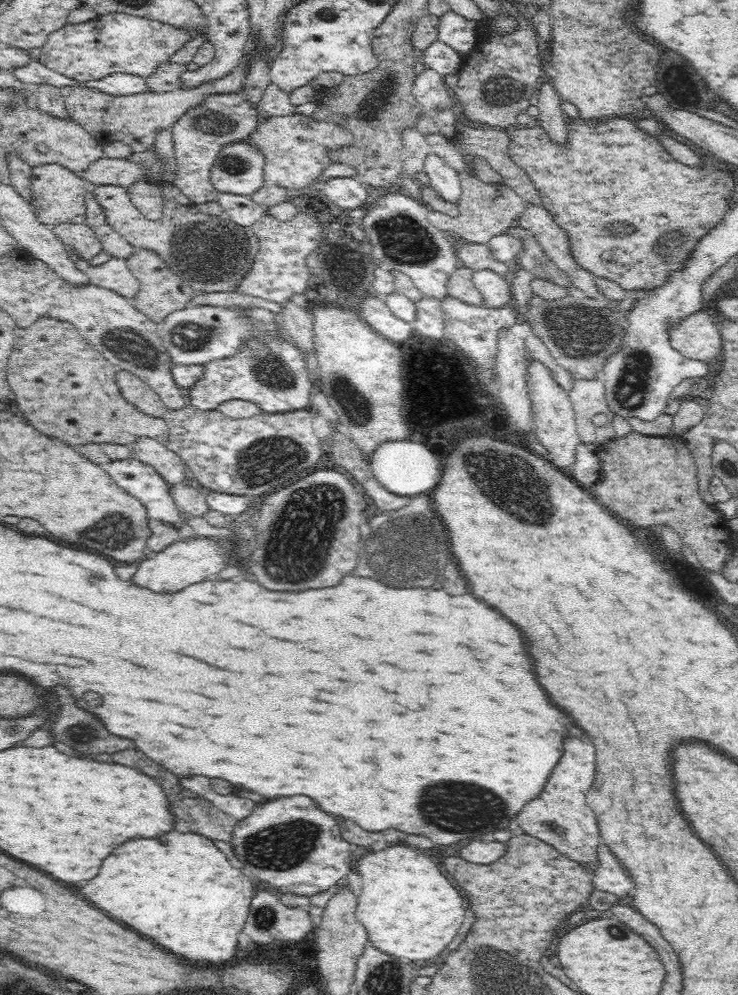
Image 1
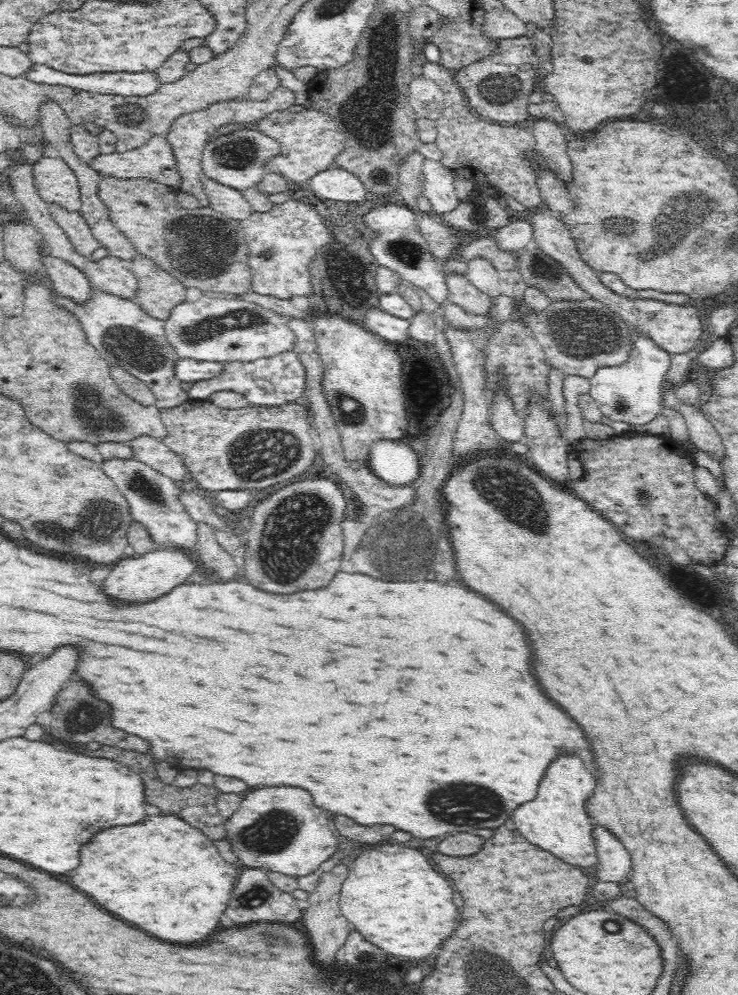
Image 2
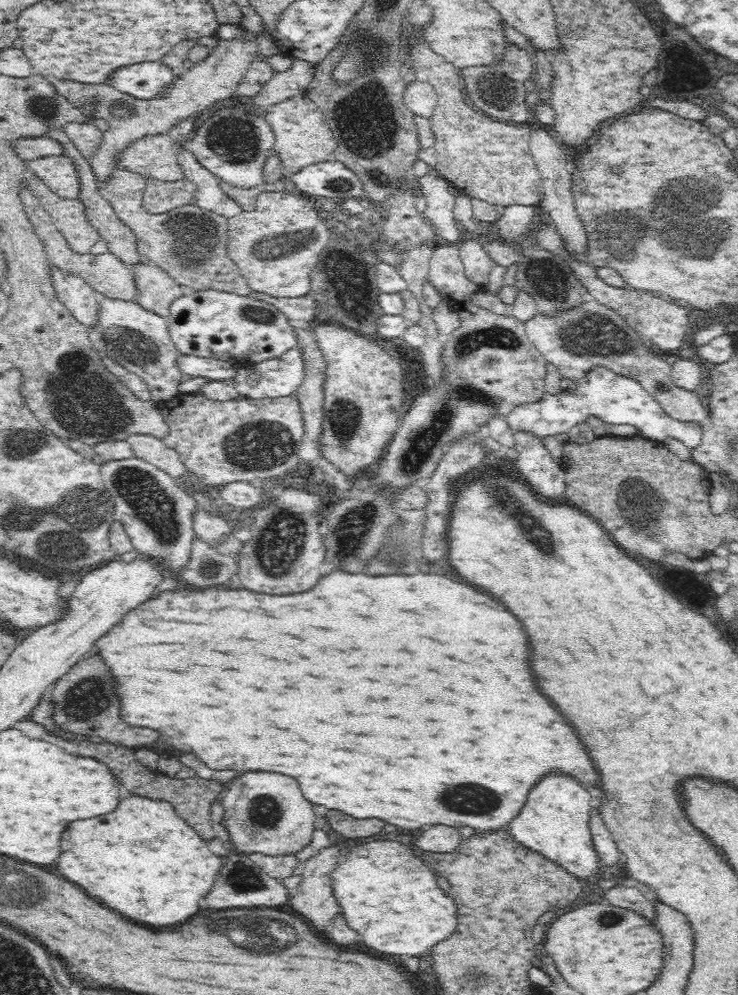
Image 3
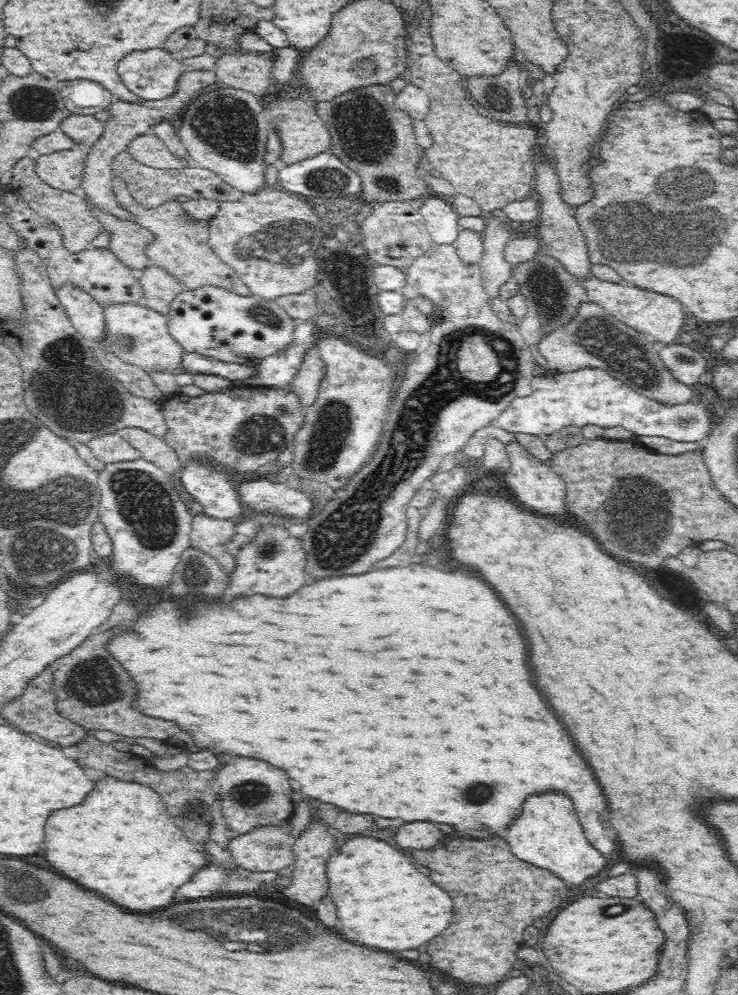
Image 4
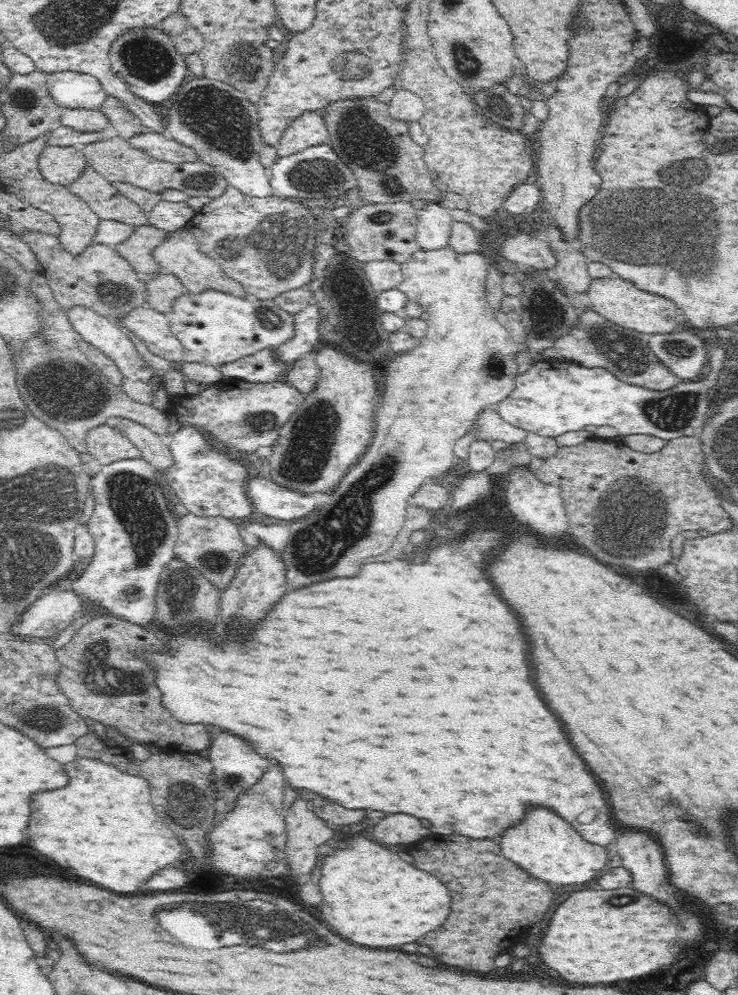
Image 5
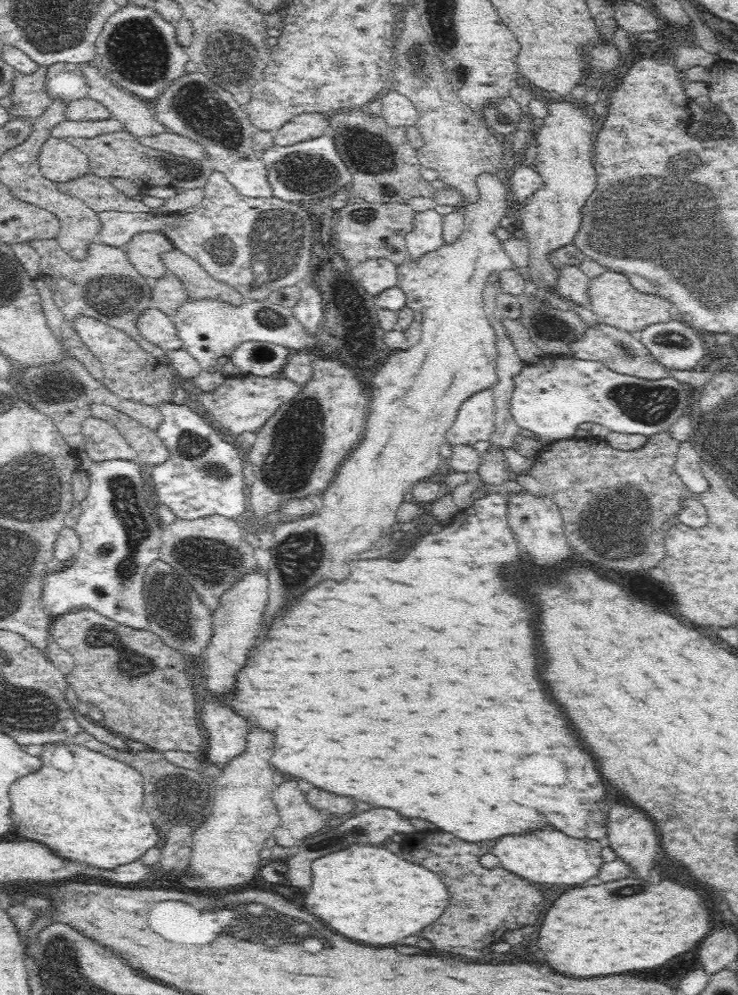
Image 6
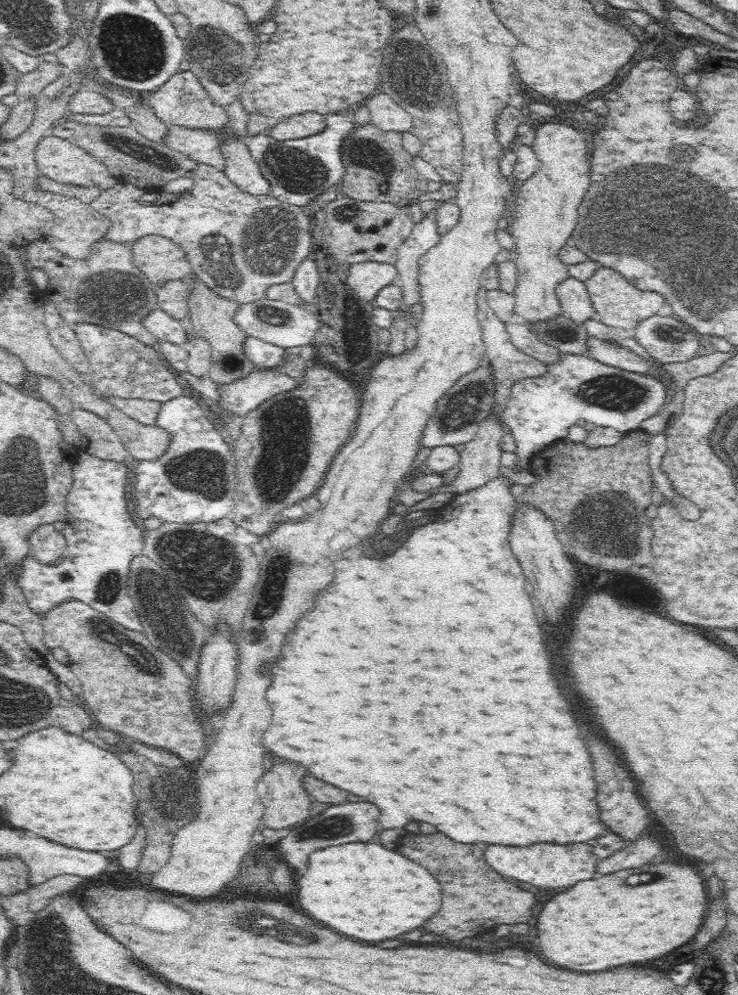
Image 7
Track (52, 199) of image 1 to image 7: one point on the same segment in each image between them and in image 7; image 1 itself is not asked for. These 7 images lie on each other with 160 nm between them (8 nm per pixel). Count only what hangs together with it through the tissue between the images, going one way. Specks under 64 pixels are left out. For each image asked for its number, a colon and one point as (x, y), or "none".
2: (56, 181)
3: (59, 173)
4: (63, 169)
5: (61, 166)
6: (59, 161)
7: (58, 159)

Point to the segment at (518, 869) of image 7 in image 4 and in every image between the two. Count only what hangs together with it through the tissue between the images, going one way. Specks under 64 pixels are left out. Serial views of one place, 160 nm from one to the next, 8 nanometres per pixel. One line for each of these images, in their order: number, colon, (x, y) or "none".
4: (547, 834)
5: (546, 846)
6: (547, 857)

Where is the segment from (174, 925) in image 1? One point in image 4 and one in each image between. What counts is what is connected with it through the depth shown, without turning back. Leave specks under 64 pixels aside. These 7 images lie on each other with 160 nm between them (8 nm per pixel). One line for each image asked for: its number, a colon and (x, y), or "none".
2: (162, 874)
3: (141, 858)
4: (120, 840)

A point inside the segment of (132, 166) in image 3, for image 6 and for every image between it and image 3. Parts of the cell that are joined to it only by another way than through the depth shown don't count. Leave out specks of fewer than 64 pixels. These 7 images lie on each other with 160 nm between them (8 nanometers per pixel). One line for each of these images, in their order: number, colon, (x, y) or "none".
4: (148, 149)
5: (160, 146)
6: (181, 146)

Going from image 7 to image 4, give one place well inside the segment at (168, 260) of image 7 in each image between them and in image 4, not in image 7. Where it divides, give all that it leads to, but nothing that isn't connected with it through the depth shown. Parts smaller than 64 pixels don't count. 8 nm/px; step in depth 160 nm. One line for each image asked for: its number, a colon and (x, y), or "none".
4: (129, 240)
5: (137, 249)
6: (144, 250)

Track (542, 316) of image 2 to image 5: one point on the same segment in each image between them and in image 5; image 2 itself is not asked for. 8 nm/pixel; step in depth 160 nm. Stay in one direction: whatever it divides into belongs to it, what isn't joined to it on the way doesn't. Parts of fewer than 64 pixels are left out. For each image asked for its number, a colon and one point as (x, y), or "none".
3: (592, 335)
4: (593, 339)
5: (593, 342)

